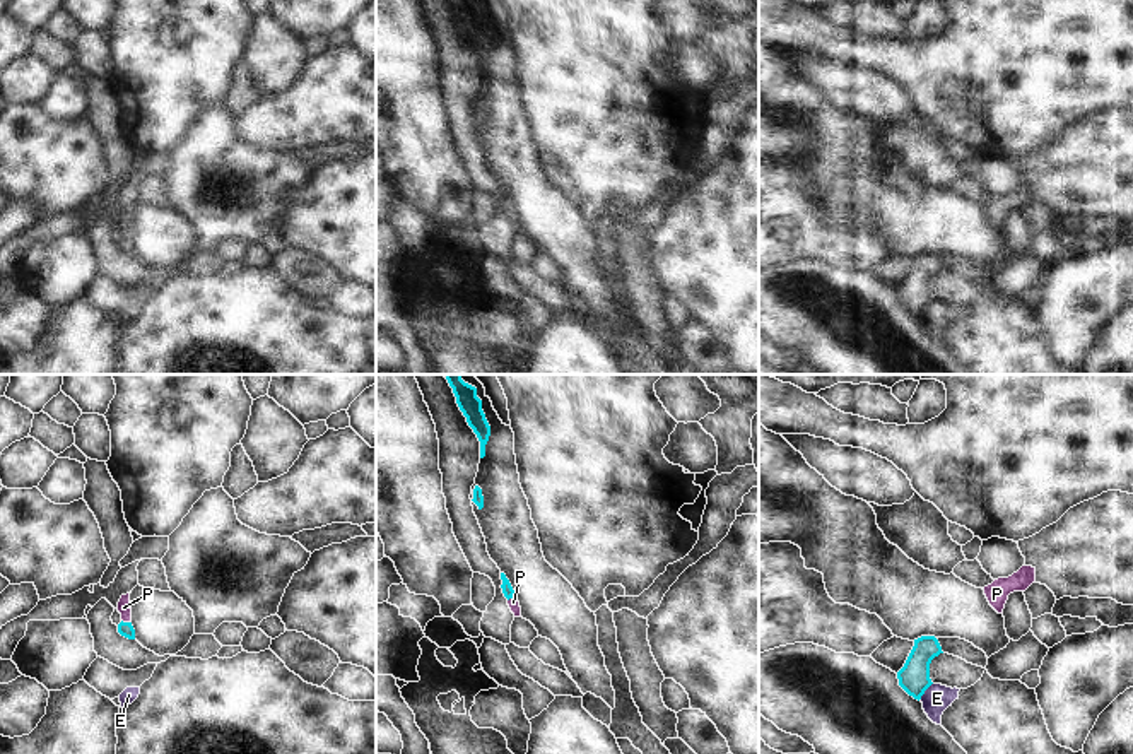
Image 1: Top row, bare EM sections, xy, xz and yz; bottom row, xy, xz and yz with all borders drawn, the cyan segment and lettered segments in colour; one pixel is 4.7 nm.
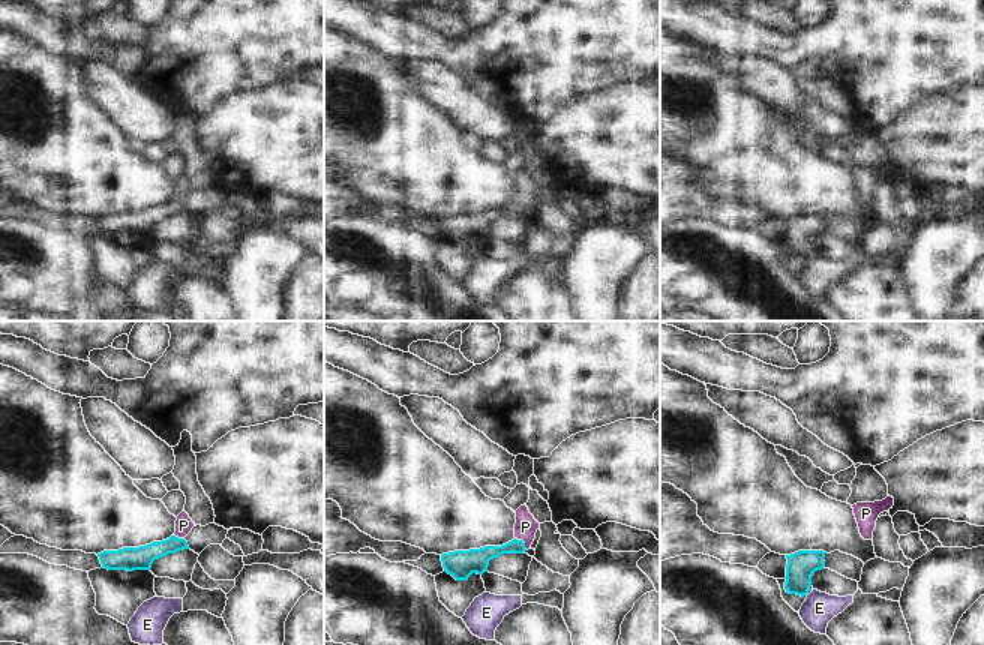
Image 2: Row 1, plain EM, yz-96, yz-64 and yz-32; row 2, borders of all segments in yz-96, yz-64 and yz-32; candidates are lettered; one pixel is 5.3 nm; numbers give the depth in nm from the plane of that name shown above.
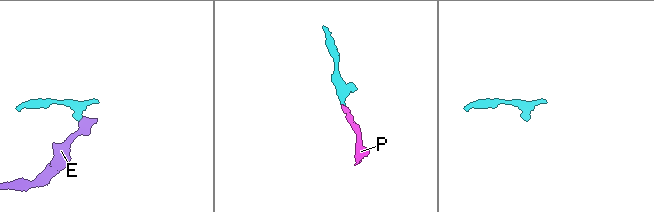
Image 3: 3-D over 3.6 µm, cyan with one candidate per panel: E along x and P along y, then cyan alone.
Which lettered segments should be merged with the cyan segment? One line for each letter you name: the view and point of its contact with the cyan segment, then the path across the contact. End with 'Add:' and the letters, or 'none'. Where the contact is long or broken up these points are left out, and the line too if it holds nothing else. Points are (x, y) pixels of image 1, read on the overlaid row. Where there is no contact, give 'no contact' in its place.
P: meets cyan in xy at (127, 623); runs through xy (125, 630), (127, 623), (123, 607)
Add: P

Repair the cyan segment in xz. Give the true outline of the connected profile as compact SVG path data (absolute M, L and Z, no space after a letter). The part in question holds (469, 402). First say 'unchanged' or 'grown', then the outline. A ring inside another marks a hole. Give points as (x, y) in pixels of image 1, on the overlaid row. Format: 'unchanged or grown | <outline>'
unchanged | M446 374L449 386L456 397L456 404L463 415L467 417L468 426L473 429L480 441L480 458L485 457L485 445L490 436L490 426L482 410L482 400L477 397L477 388L465 383L461 374Z

